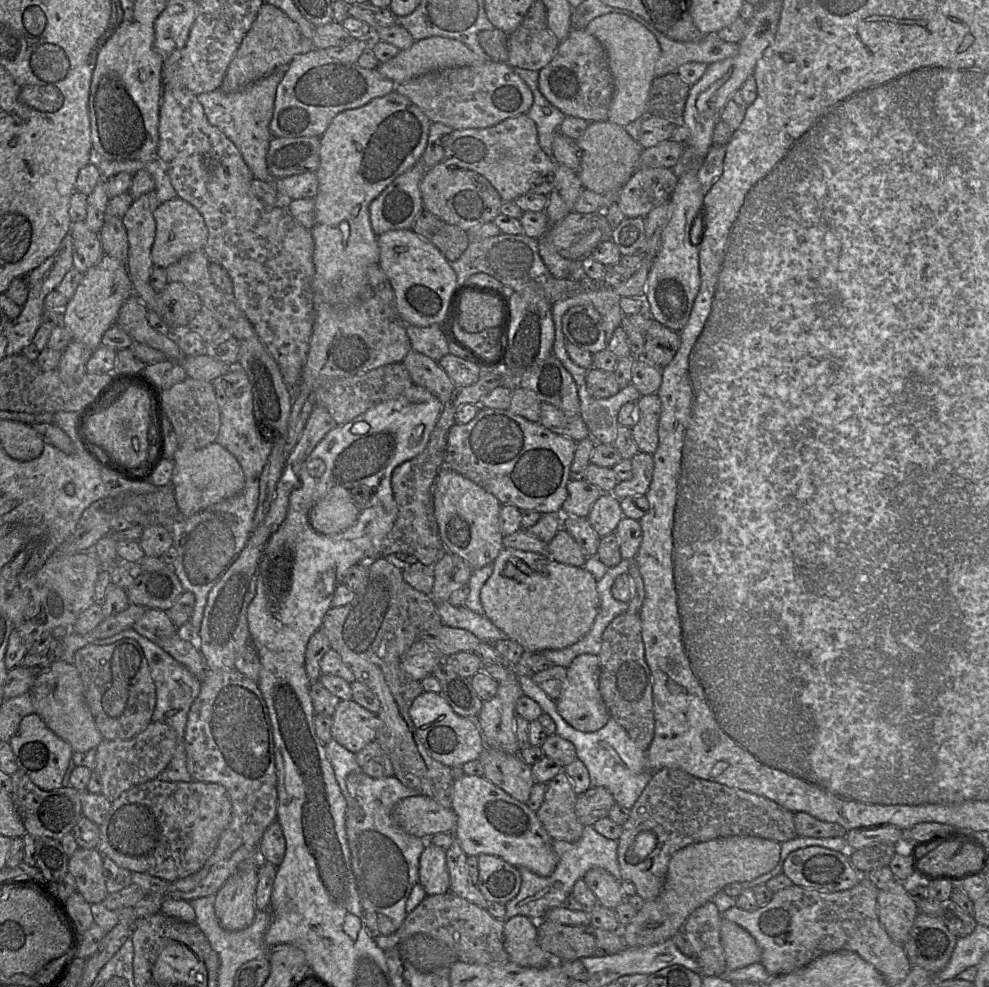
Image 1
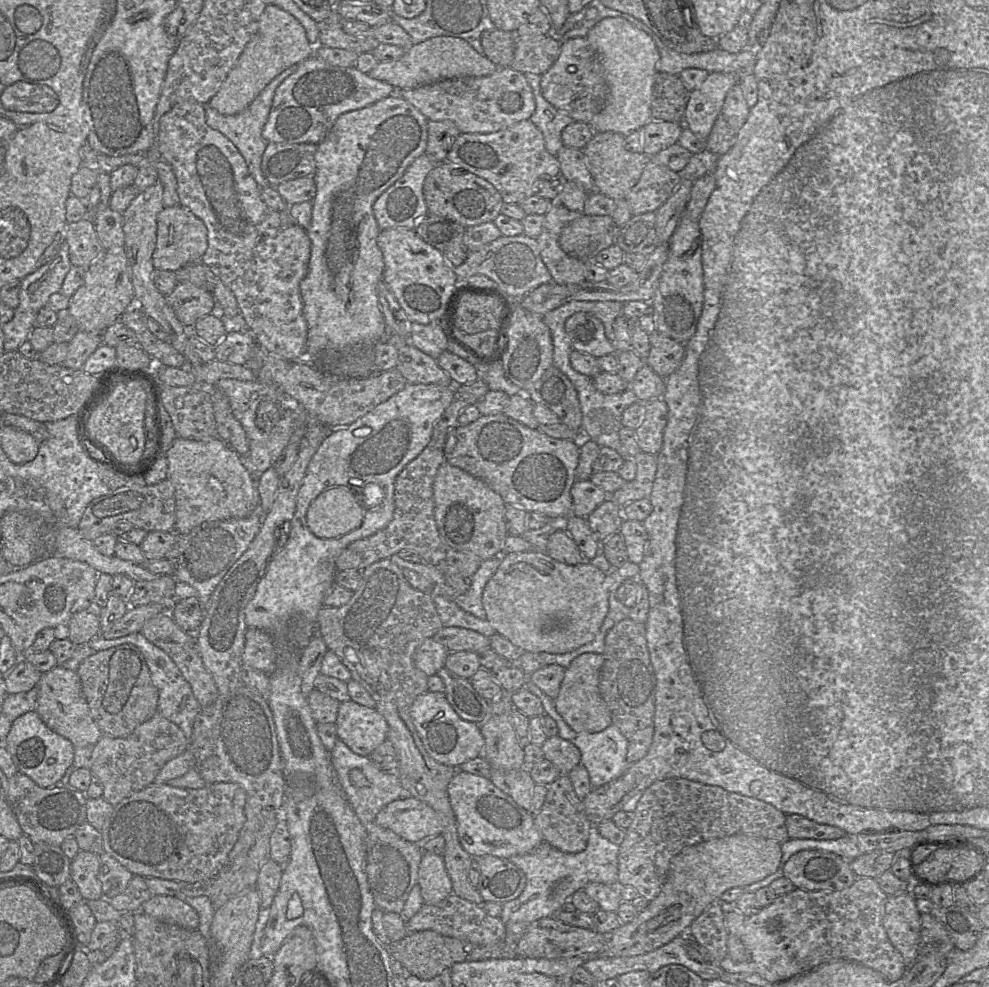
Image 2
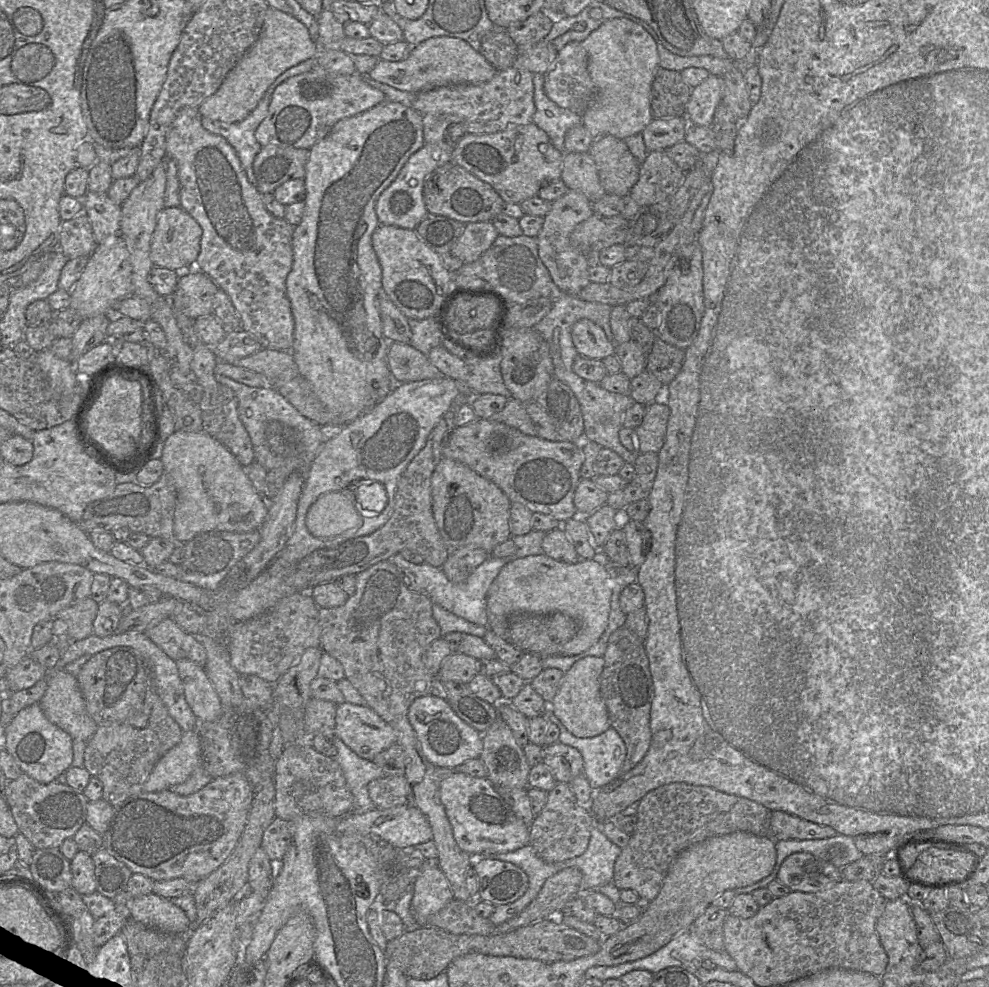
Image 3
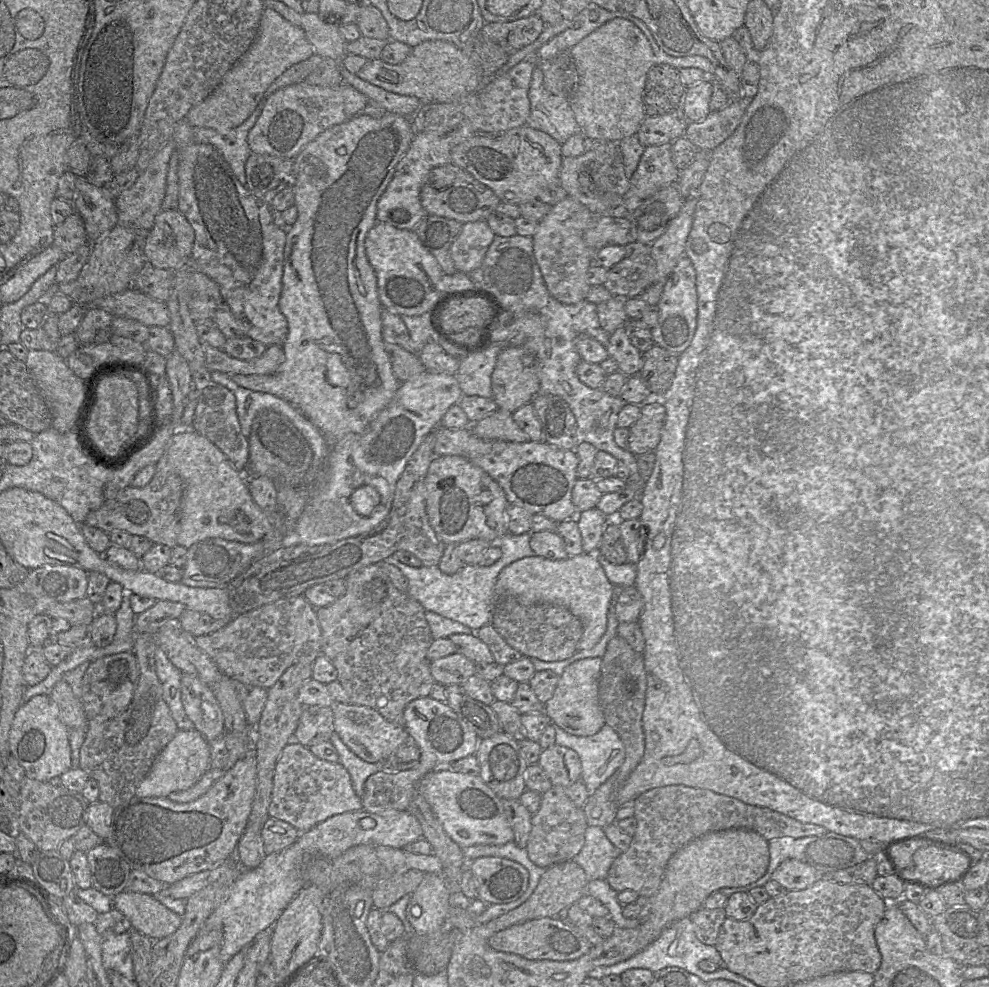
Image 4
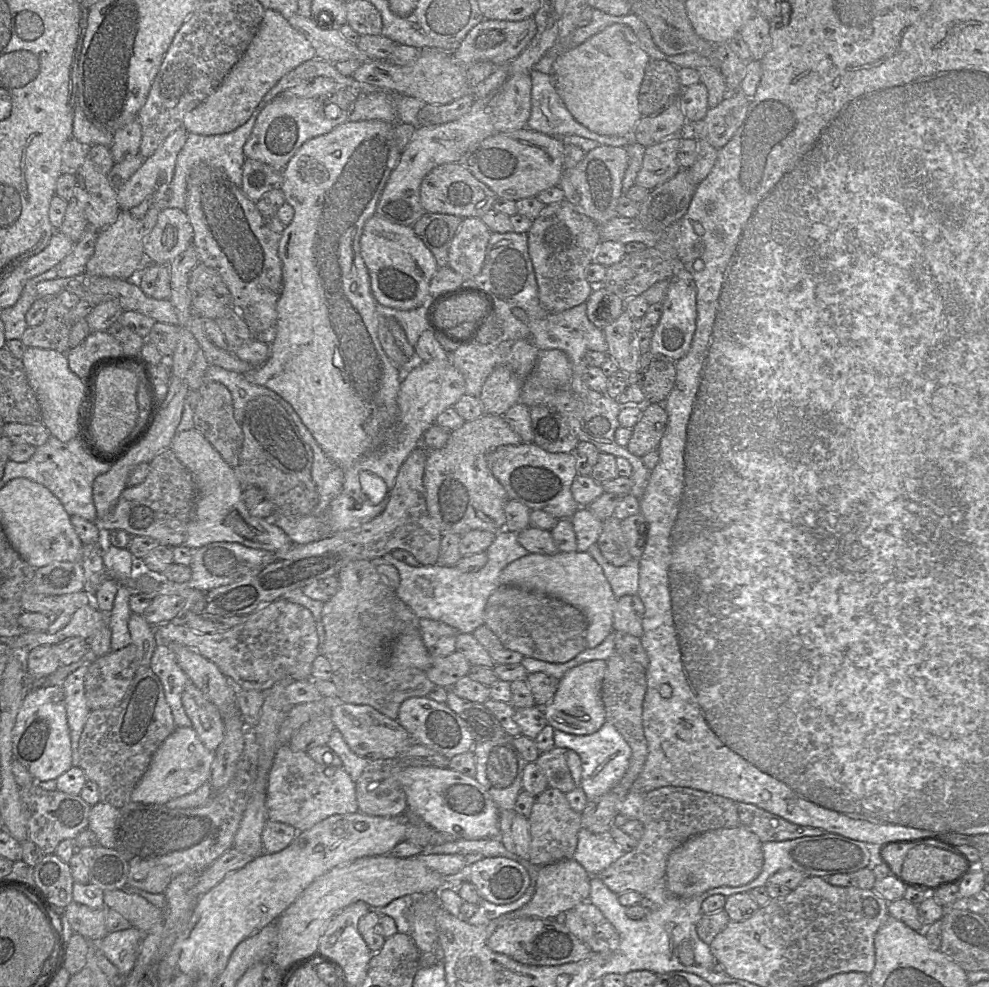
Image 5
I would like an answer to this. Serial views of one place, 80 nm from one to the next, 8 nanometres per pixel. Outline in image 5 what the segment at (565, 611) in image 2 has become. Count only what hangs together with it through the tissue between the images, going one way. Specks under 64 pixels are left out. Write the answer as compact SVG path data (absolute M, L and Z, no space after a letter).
M561 552L554 555L530 553L507 565L500 575L501 585L512 585L560 599L580 610L587 619L587 648L597 647L612 631L617 605L602 567L588 552Z

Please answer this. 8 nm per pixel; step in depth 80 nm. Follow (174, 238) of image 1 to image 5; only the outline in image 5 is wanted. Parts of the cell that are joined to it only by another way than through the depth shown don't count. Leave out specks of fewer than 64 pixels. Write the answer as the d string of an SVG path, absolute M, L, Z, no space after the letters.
M164 207L152 230L143 238L143 253L150 264L167 265L193 240L193 227L184 212Z

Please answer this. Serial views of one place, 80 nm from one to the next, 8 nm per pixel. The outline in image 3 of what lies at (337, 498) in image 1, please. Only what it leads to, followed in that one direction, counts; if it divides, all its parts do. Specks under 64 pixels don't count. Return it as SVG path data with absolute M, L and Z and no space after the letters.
M328 492L319 496L306 516L306 526L318 538L337 536L359 524L360 515L343 493Z

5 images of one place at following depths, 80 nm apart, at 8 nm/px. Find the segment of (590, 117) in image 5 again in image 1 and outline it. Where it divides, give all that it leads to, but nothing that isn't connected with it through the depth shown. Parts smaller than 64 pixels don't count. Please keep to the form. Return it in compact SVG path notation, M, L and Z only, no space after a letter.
M615 12L592 19L585 29L603 45L613 78L607 121L625 127L642 115L649 115L649 94L656 77L655 65L661 55L655 35L634 18Z

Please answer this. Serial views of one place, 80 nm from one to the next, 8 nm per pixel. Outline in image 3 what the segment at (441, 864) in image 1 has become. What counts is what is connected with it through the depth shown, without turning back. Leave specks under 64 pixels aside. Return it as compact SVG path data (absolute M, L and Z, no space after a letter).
M426 859L418 869L416 878L412 883L413 898L410 904L410 911L418 926L427 926L429 917L444 908L452 899L453 892L449 882L441 870L437 859Z

